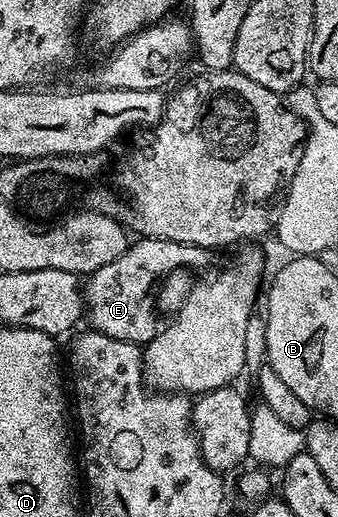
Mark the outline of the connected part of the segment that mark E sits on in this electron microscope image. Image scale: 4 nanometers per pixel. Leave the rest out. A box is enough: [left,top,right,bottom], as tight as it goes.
[82,237,213,347]

